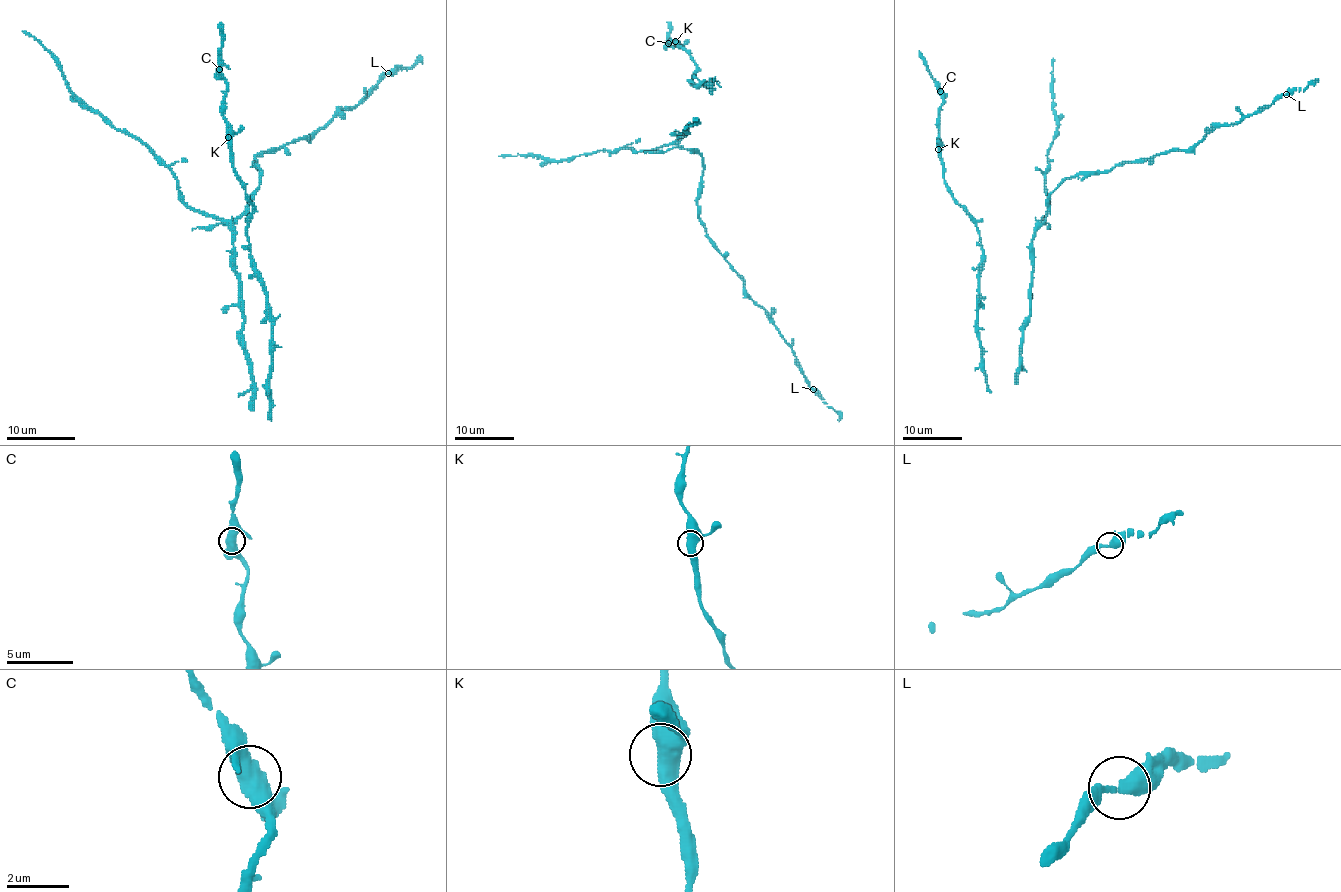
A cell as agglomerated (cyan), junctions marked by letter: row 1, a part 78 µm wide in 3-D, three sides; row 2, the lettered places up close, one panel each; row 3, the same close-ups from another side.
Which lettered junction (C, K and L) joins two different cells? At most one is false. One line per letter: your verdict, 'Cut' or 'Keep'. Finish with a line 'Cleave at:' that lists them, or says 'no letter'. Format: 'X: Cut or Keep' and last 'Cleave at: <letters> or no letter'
C: Keep
K: Keep
L: Keep
Cleave at: no letter

